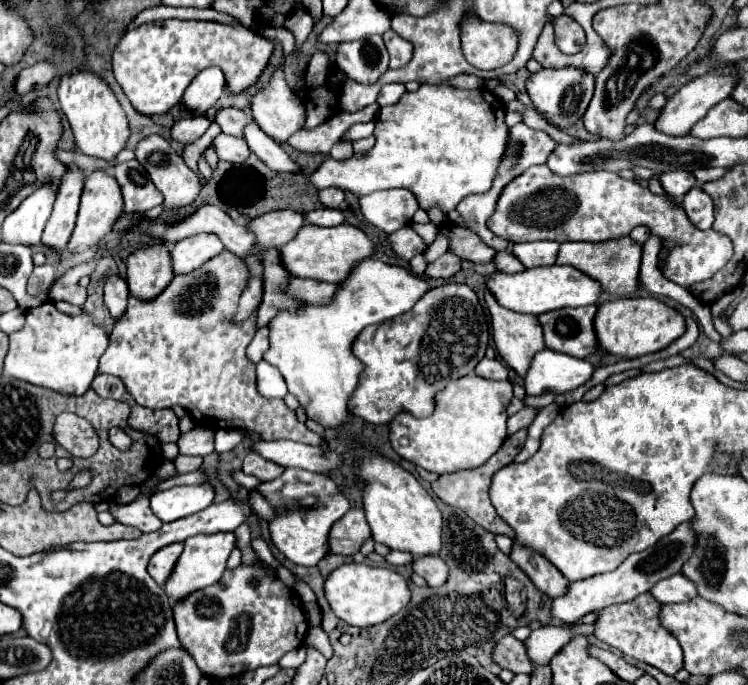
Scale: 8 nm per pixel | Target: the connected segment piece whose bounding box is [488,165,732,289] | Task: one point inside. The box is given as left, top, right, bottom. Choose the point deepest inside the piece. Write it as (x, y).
(537, 206)

